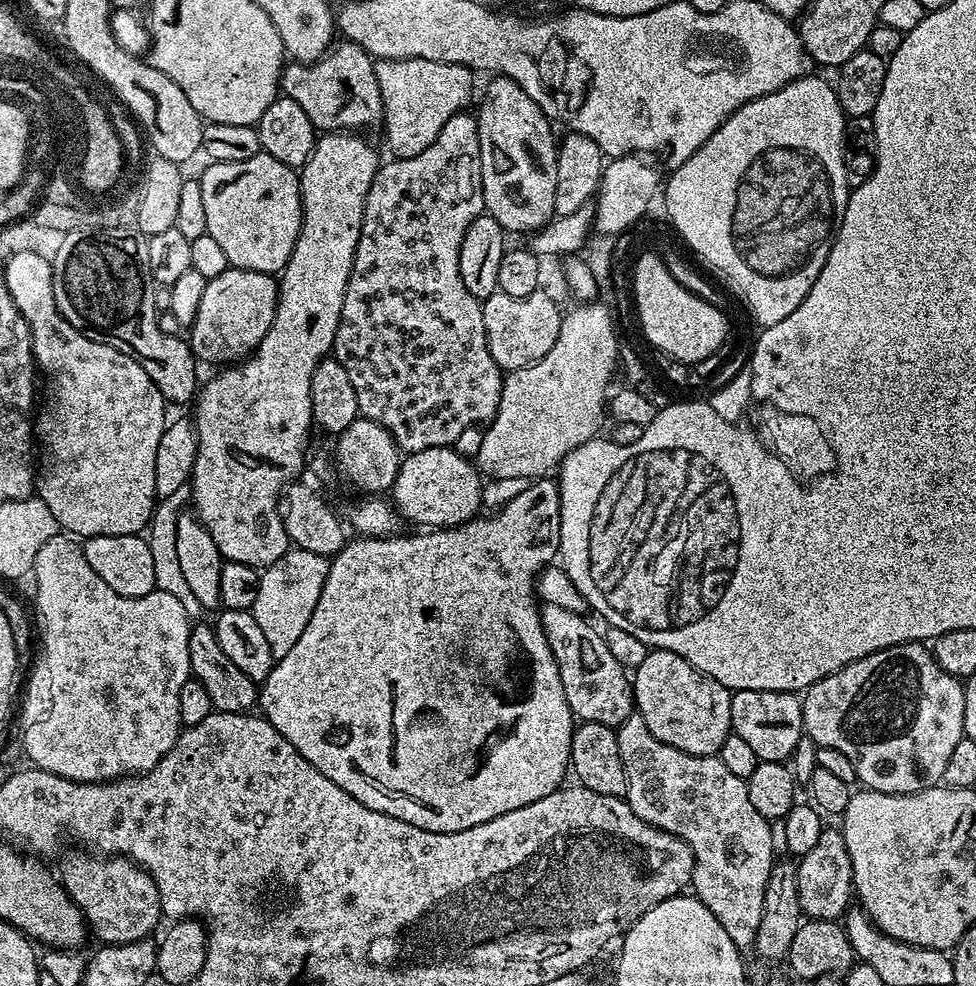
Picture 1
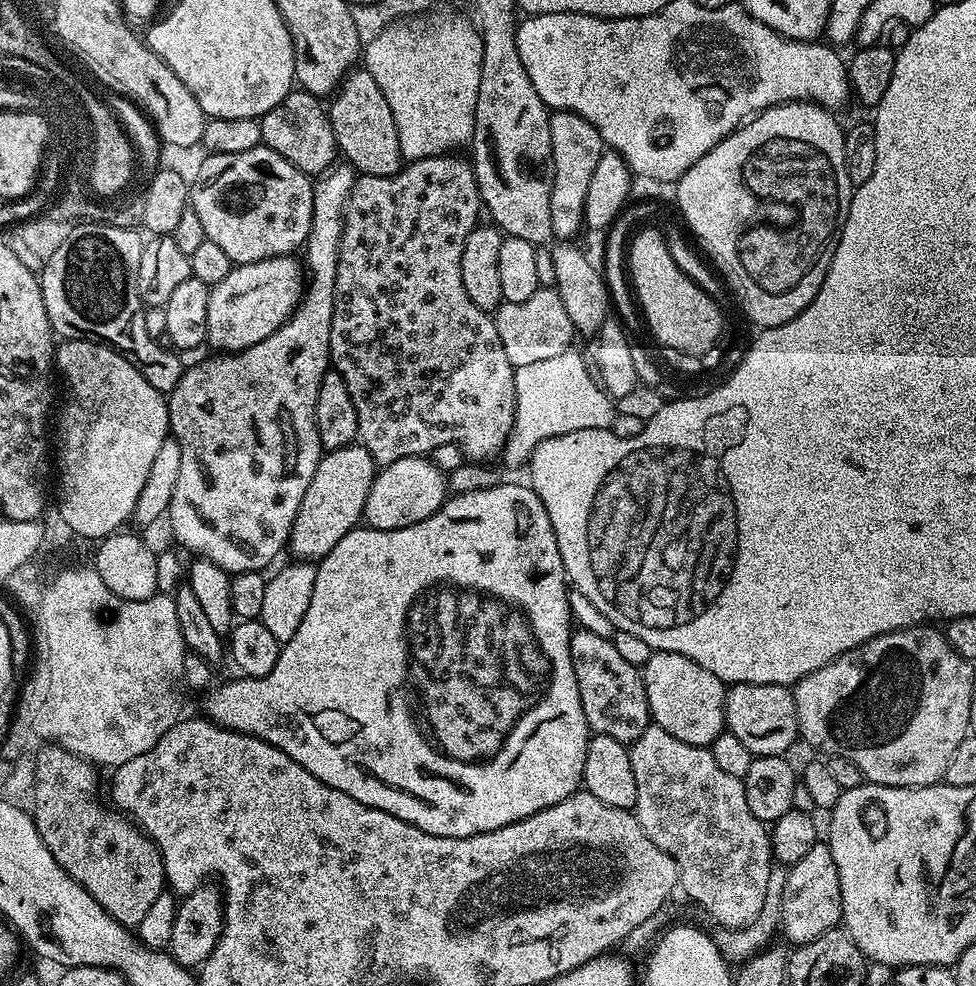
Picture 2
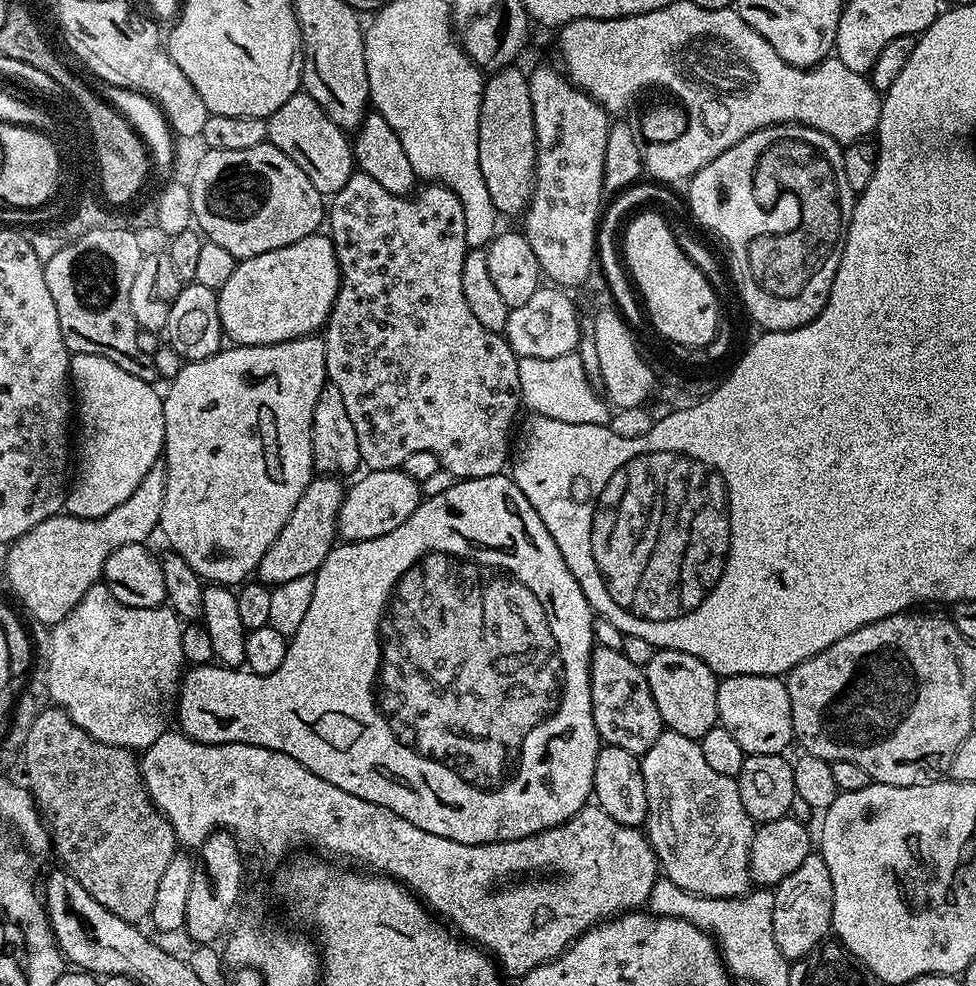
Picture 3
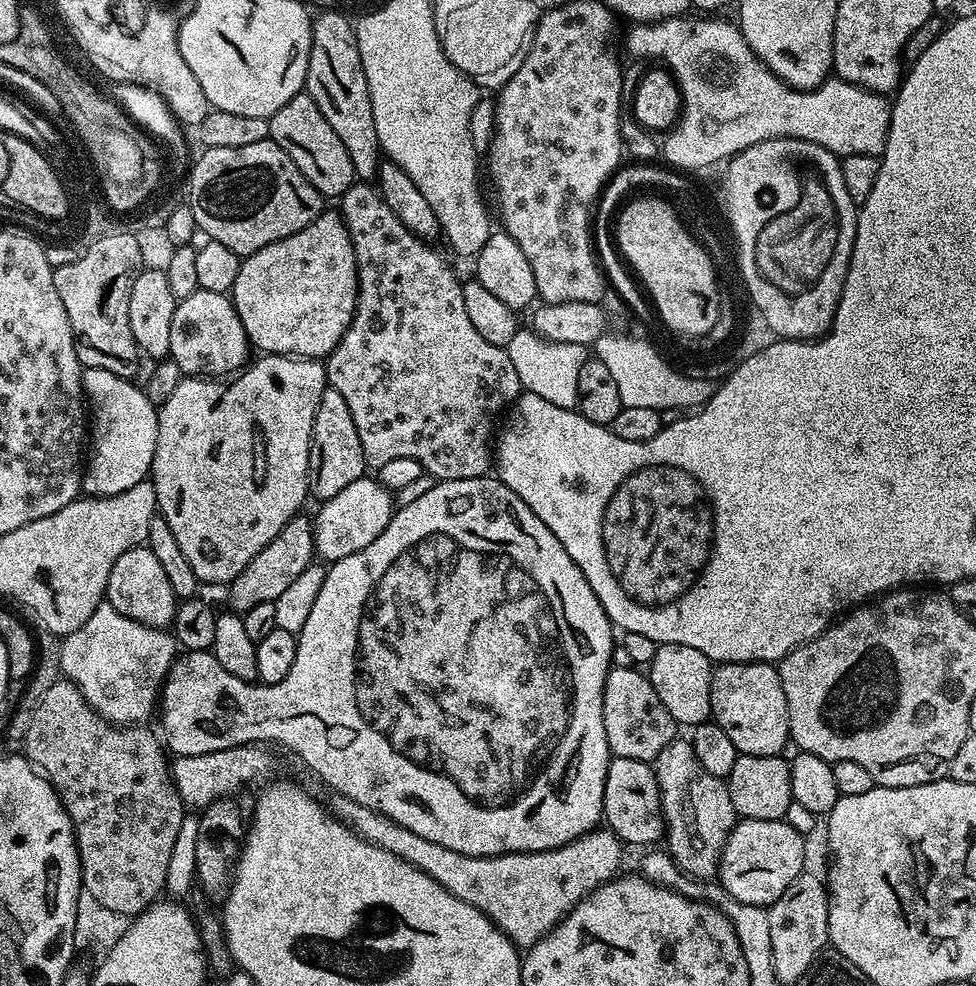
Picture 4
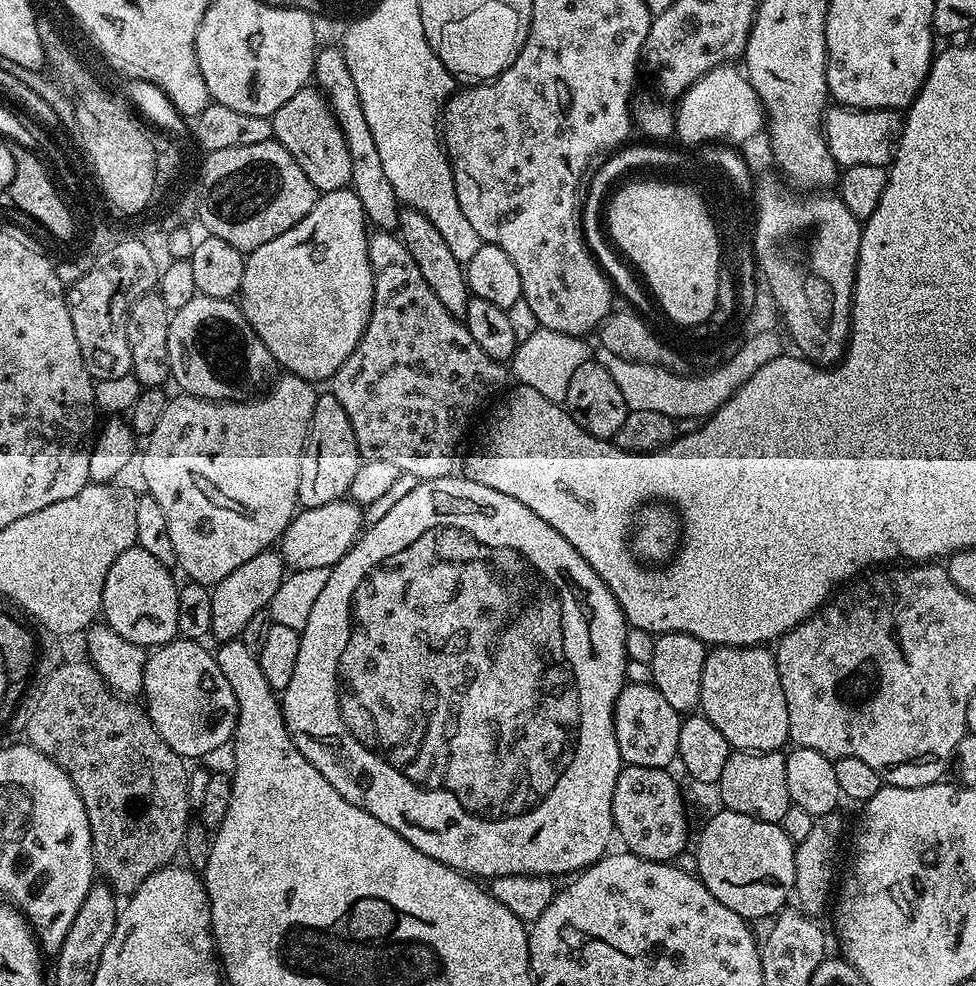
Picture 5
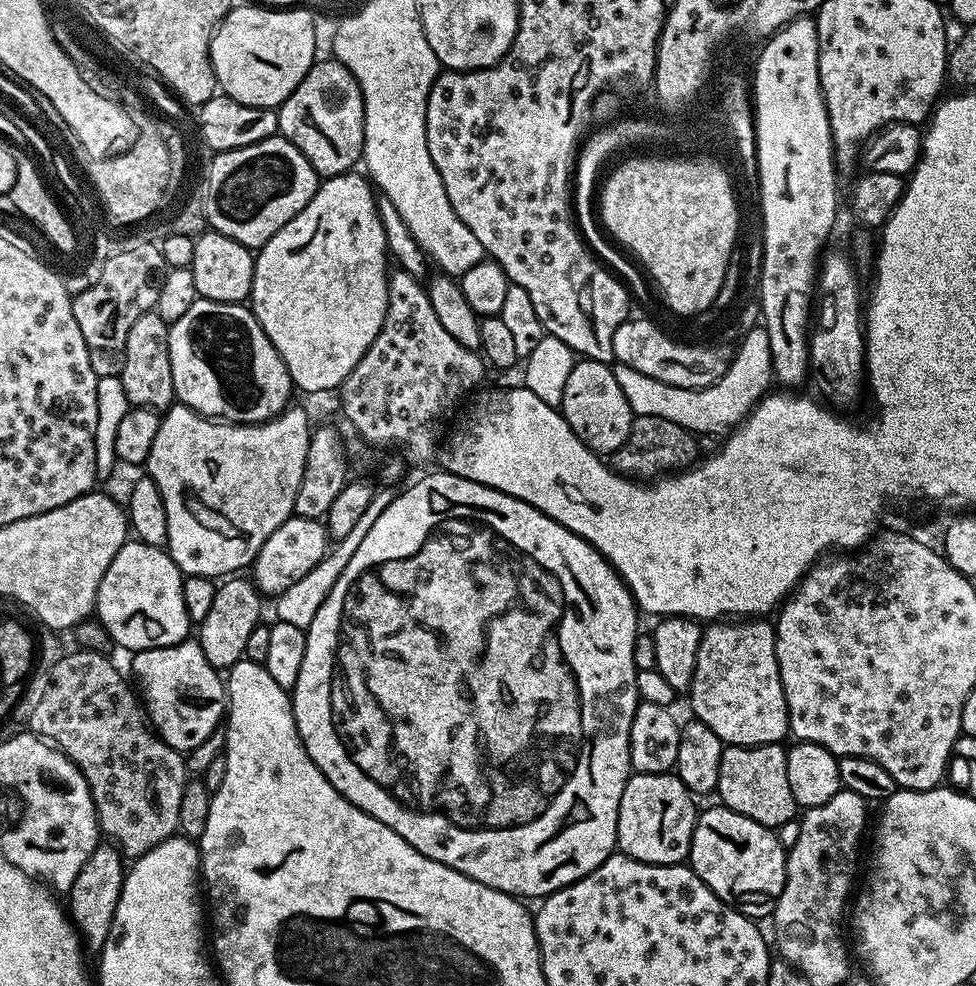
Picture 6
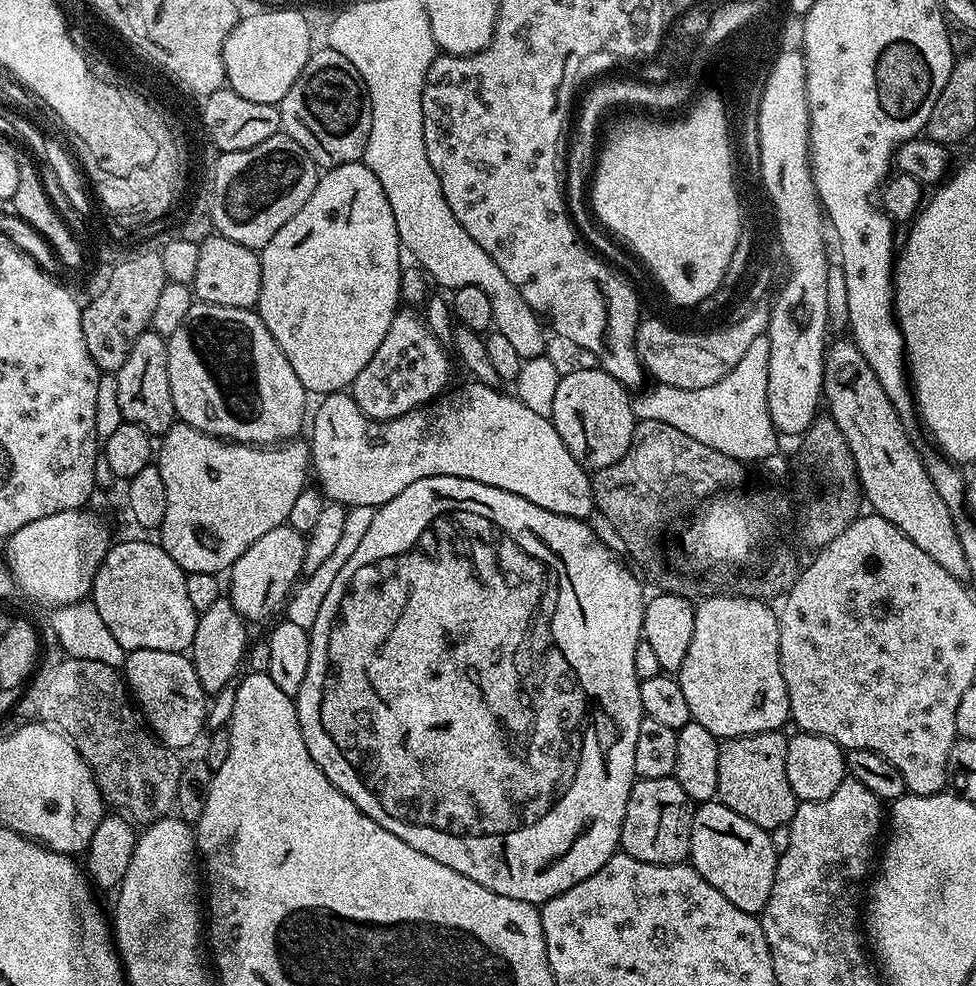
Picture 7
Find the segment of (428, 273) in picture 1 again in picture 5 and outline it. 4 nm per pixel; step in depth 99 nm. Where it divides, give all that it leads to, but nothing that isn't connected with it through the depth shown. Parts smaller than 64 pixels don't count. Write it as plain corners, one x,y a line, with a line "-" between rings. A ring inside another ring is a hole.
379,230
373,231
368,238
368,257
372,263
372,273
374,274
374,298
372,299
372,313
368,319
368,325
366,330
362,334
362,338
358,342
358,346
354,346
354,354
350,354
350,358
346,358
346,362
342,362
342,366
338,366
338,370
333,374
330,381
330,390
334,394
334,398
338,398
338,402
342,405
342,410
346,410
346,418
350,418
350,426
354,426
354,438
358,442
358,450
361,457
365,461
377,459
379,461
390,462
391,464
398,466
400,471
406,474
414,474
417,481
421,480
433,480
434,478
446,478
447,476
455,476
461,471
462,468
462,456
461,453
456,453
460,448
460,443
464,440
464,435
468,432
468,427
472,424
472,415
487,402
488,396
492,396
500,387
504,384
504,372
506,376
506,368
501,361
490,358
490,354
486,354
486,350
482,350
482,346
478,346
478,342
474,342
474,338
470,338
470,330
466,327
463,319
454,317
450,314
450,310
446,310
446,306
442,306
442,302
438,300
437,295
434,294
434,290
430,290
429,283
426,282
426,278
422,278
422,270
418,270
418,262
414,262
414,258
410,258
410,250
406,250
404,243
400,241
399,235
396,232
382,232

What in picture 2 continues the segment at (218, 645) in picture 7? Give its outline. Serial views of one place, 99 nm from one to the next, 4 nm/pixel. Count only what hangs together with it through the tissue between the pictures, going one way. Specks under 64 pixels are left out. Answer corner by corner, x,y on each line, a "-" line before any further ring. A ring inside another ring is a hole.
359,442
347,444
333,452
325,451
314,470
314,478
310,478
310,486
306,486
306,494
302,494
302,506
292,523
292,532
288,535
287,551
292,551
296,555
293,557
300,562
319,562
326,554
330,554
330,550
334,550
334,546
338,546
338,542
346,538
350,529
361,523
366,498
370,494
370,486
377,471
376,460

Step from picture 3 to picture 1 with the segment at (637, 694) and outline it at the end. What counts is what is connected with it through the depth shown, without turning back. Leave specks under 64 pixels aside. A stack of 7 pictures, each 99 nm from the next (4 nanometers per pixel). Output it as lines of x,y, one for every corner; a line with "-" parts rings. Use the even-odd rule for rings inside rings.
545,603
540,617
554,660
558,662
562,688
566,690
573,717
585,724
598,722
607,728
620,728
626,718
634,715
636,697
632,694
629,669
623,668
618,658
610,654
603,631
599,627
596,629
587,615
572,613
561,606

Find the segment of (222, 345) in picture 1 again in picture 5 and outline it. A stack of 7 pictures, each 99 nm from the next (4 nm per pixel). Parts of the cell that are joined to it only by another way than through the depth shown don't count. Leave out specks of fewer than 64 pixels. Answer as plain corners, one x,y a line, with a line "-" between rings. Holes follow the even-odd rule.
351,187
339,188
317,195
314,210
310,210
310,214
306,214
306,218
302,218
302,222
298,222
298,226
290,226
290,230
286,230
286,234
278,234
278,238
266,242
266,246
258,246
258,250
247,253
242,274
242,286
238,293
240,313
250,322
250,326
256,331
258,338
262,338
266,350
270,350
273,361
279,367
280,364
284,367
285,373
301,376
309,382
317,382
316,380
328,382
338,370
338,366
342,366
342,362
346,362
346,358
350,358
350,354
354,354
354,346
358,346
368,325
374,298
374,274
368,257
369,235
368,215
362,210
362,202
358,202
358,194
353,192

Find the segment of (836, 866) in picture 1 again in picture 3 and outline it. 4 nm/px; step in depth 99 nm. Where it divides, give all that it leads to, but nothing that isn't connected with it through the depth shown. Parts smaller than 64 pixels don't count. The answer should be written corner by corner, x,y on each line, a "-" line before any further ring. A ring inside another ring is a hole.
810,854
806,862
802,862
802,866
794,870
794,874
775,885
774,891
774,942
778,942
778,950
782,950
784,957
795,962
807,952
813,952
820,947
827,937
824,935
829,935
834,882
830,882
830,870
826,870
824,859
818,854

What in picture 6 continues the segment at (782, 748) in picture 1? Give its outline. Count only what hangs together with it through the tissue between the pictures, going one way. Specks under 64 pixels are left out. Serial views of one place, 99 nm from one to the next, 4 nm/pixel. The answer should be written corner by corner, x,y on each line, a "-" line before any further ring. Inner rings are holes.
764,618
709,623
700,633
698,662
686,699
692,703
691,715
710,726
725,745
781,743
789,735
788,707
778,670
775,627

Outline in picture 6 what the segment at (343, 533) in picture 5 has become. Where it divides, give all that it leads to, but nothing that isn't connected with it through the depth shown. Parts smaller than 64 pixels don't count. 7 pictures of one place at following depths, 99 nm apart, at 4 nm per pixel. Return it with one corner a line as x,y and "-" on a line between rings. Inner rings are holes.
293,514
286,522
282,522
282,526
278,526
278,530
274,530
274,534
270,534
270,538
266,538
266,542
262,542
262,550
258,550
256,559
250,565
251,579
265,597
280,596
282,590
294,586
298,578
310,574
310,570
314,570
314,566
322,562
329,547
328,530
320,520
311,520

